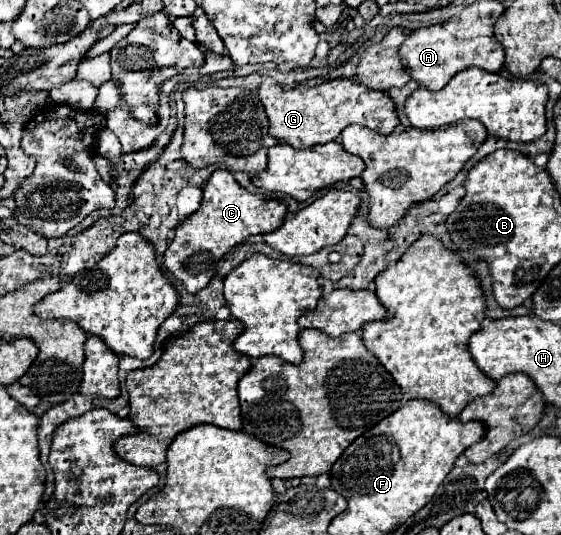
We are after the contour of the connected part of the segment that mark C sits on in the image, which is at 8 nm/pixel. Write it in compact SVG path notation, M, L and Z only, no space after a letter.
M217 169L203 187L203 203L199 211L177 227L175 239L165 253L165 267L185 283L189 293L197 293L217 275L217 263L227 251L243 243L249 235L269 233L271 229L281 227L285 215L287 203L253 195L235 181L231 171Z

